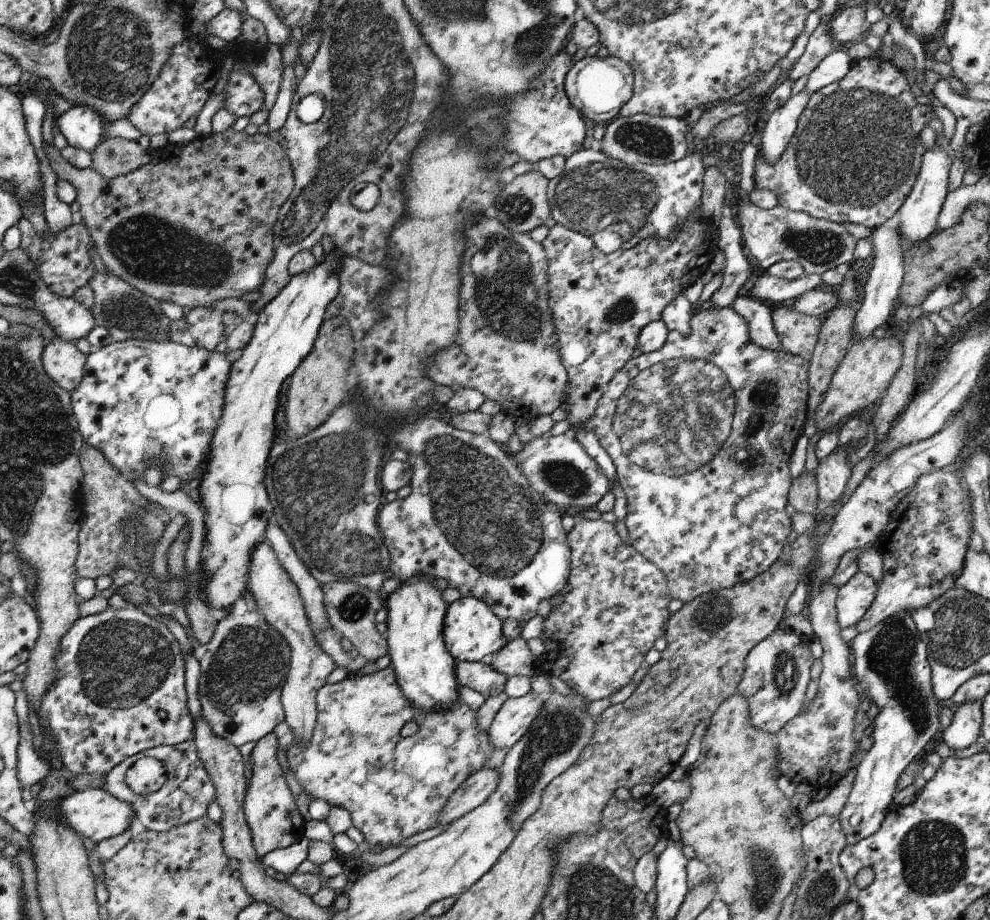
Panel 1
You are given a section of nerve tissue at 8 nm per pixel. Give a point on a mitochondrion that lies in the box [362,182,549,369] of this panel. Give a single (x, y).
(516, 208)

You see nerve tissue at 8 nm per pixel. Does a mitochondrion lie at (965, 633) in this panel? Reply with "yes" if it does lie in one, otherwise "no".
yes

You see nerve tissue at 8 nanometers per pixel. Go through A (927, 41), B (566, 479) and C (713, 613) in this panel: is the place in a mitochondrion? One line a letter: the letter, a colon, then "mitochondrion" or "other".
A: other
B: mitochondrion
C: mitochondrion

